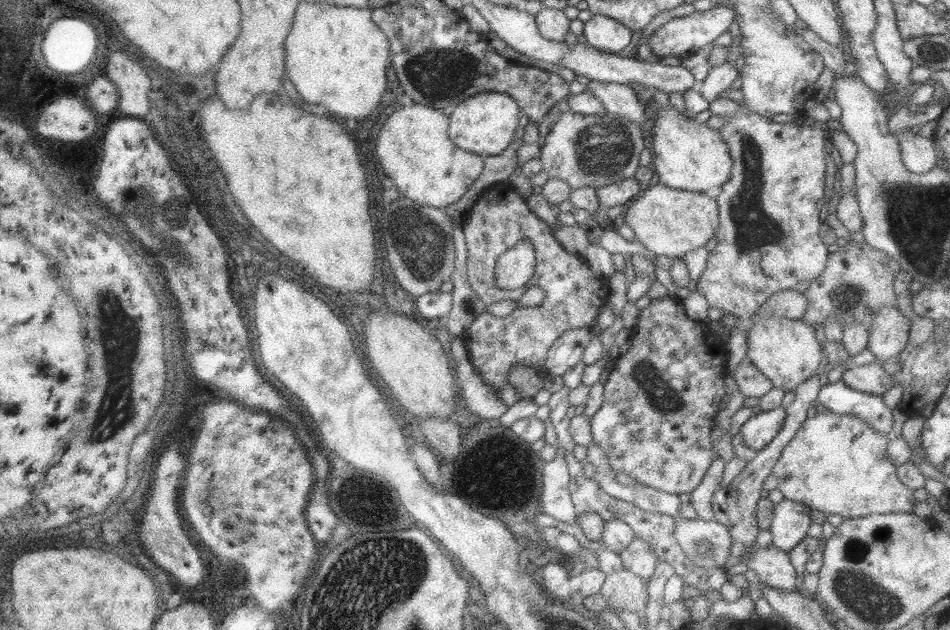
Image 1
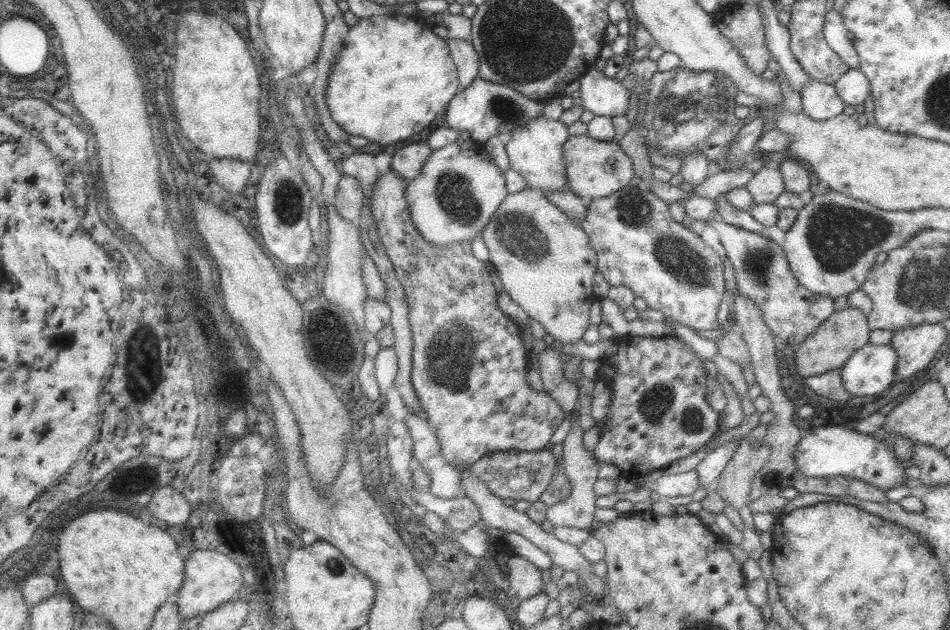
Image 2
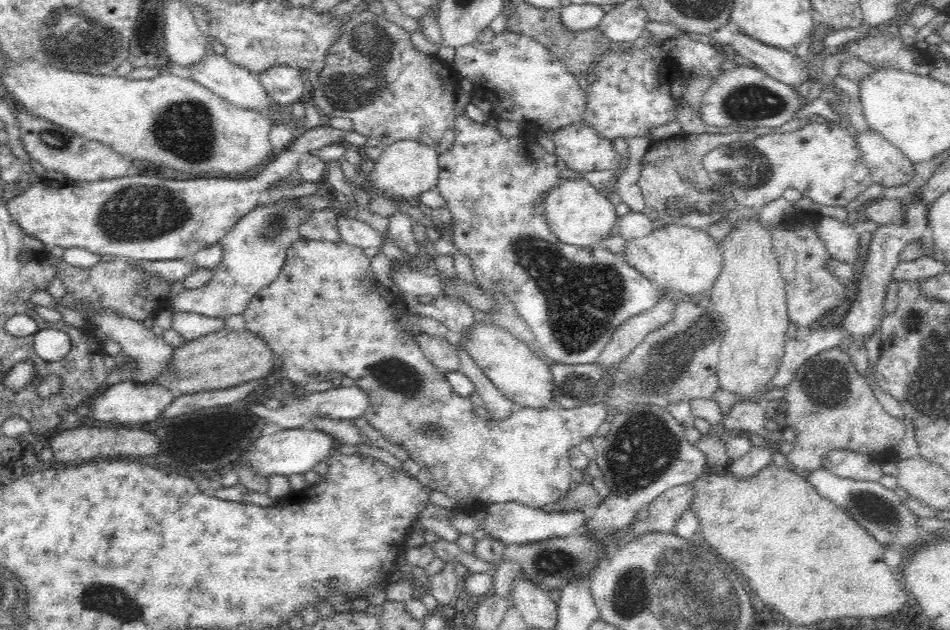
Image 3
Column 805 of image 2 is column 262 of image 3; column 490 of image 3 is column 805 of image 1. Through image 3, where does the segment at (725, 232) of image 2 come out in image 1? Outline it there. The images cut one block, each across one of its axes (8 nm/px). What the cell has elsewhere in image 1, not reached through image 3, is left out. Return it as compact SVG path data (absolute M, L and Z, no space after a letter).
M817 413L803 422L775 462L771 474L777 478L777 489L785 500L805 505L826 516L837 514L843 519L854 519L874 514L911 513L916 500L913 490L897 477L897 466L888 460L889 439L888 435L876 433L862 418Z

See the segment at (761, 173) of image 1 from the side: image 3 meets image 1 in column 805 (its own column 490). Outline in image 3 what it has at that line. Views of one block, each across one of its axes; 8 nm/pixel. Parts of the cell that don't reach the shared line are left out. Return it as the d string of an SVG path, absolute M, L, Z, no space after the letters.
M466 114L455 118L452 146L439 154L440 180L436 188L452 215L451 240L459 253L471 260L476 284L501 292L516 305L528 323L545 356L554 364L590 365L596 363L620 324L650 310L659 298L657 288L630 266L620 254L603 246L579 247L558 240L538 209L538 198L561 177L568 175L566 163L548 153L528 136L504 137L496 127L478 123Z

